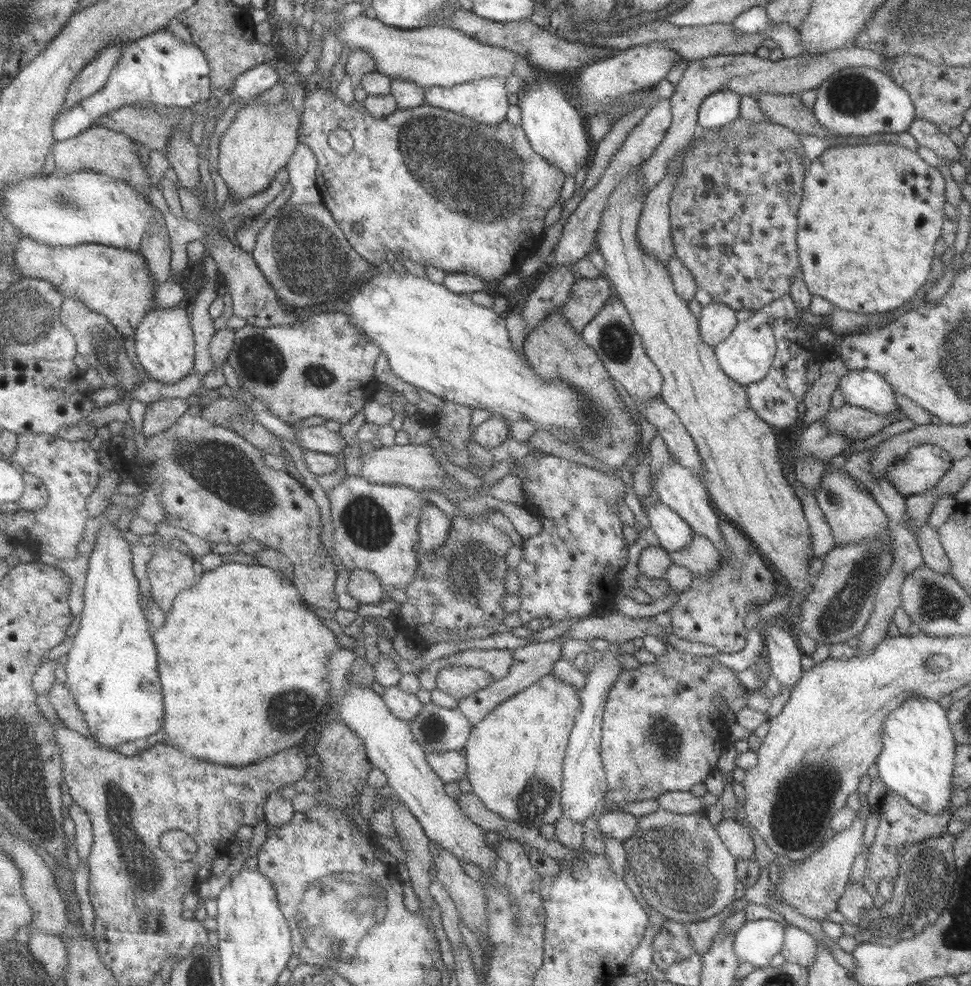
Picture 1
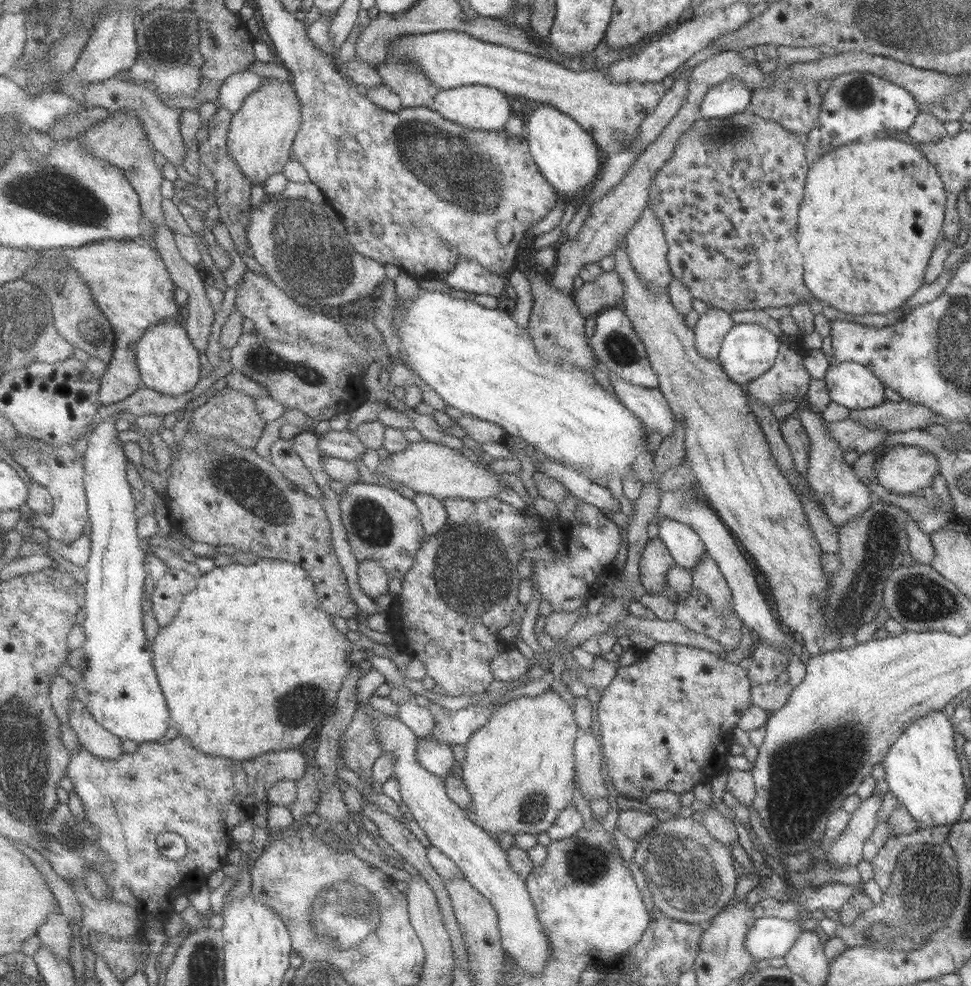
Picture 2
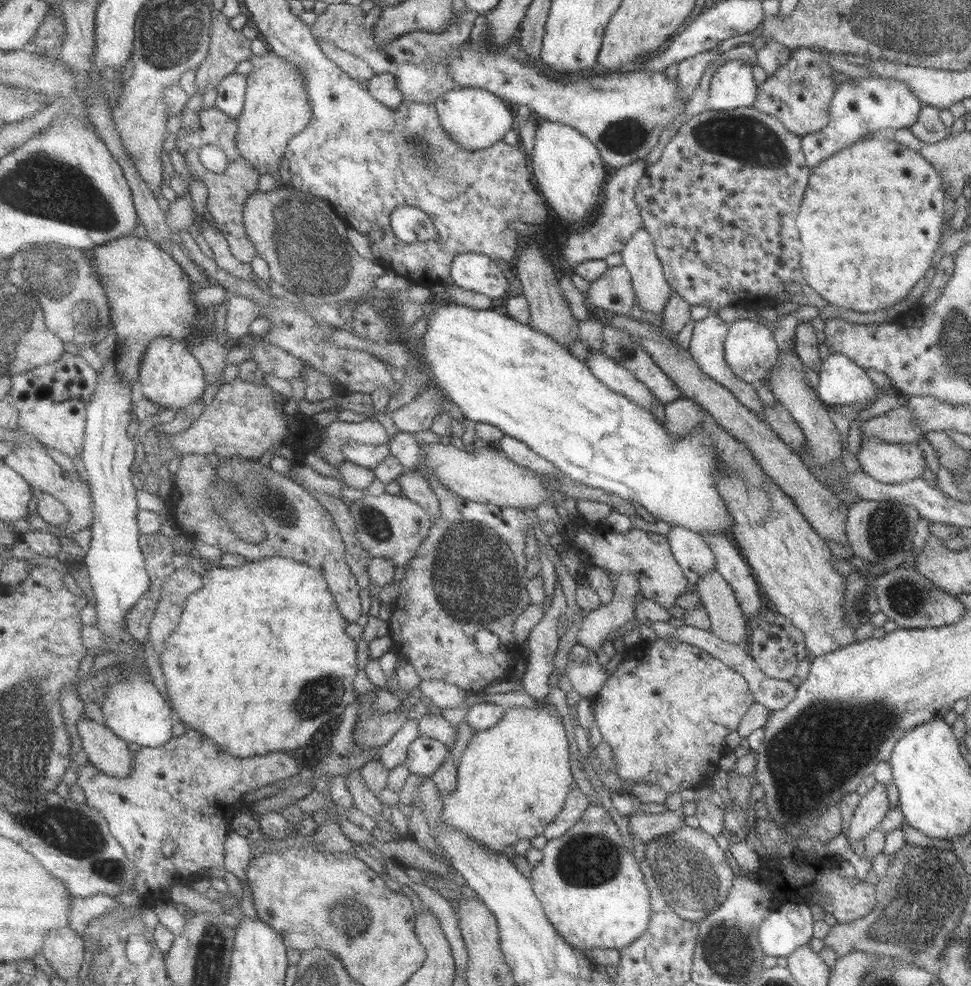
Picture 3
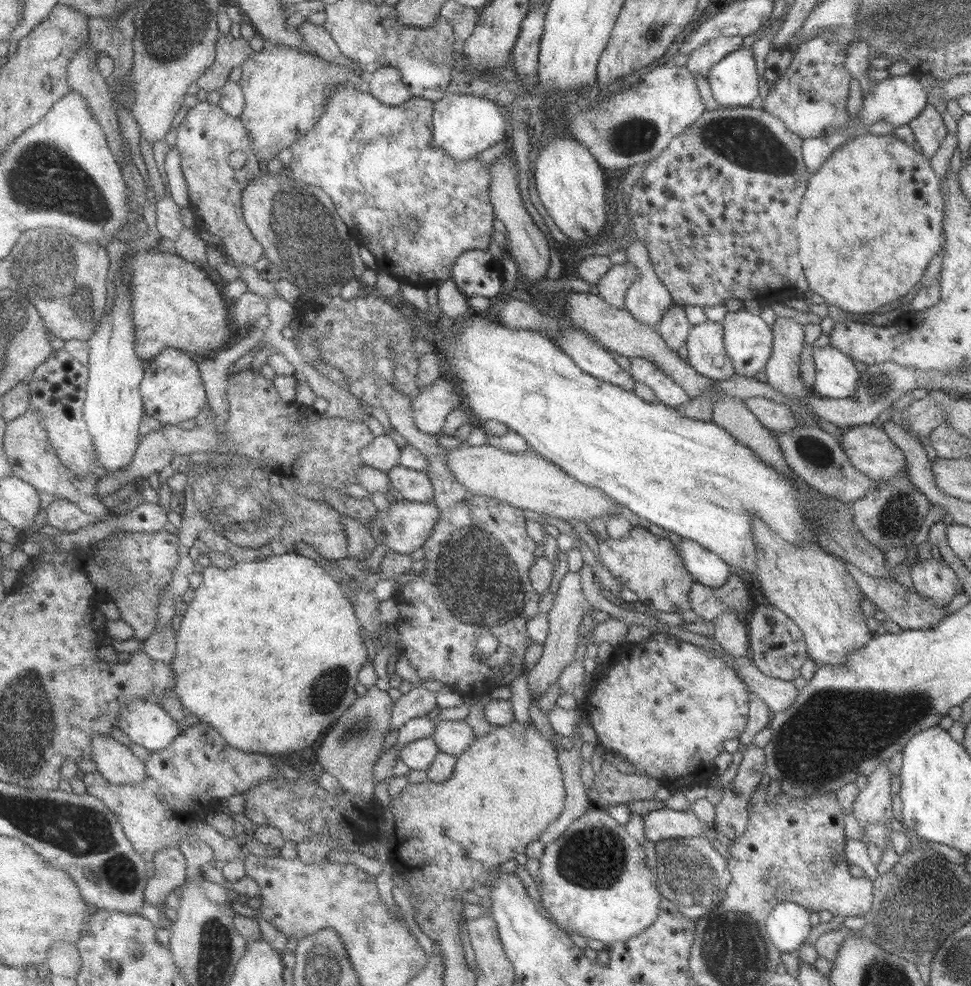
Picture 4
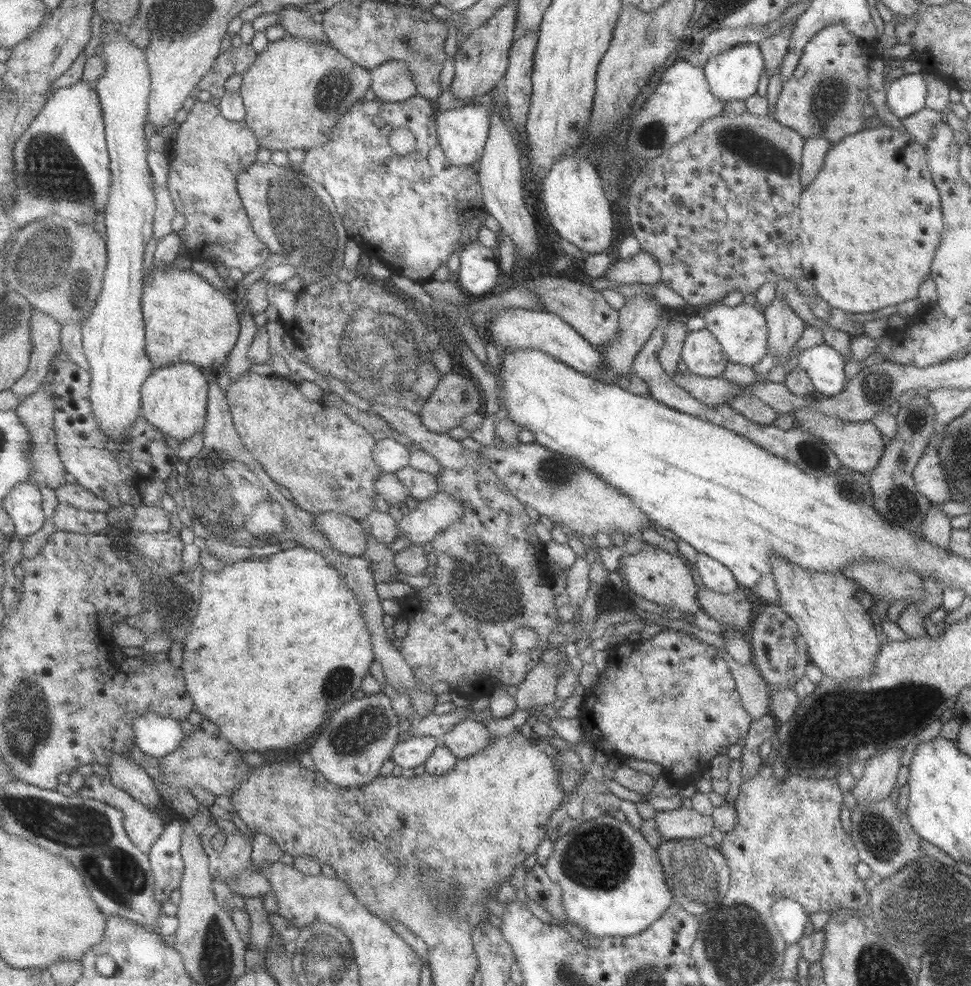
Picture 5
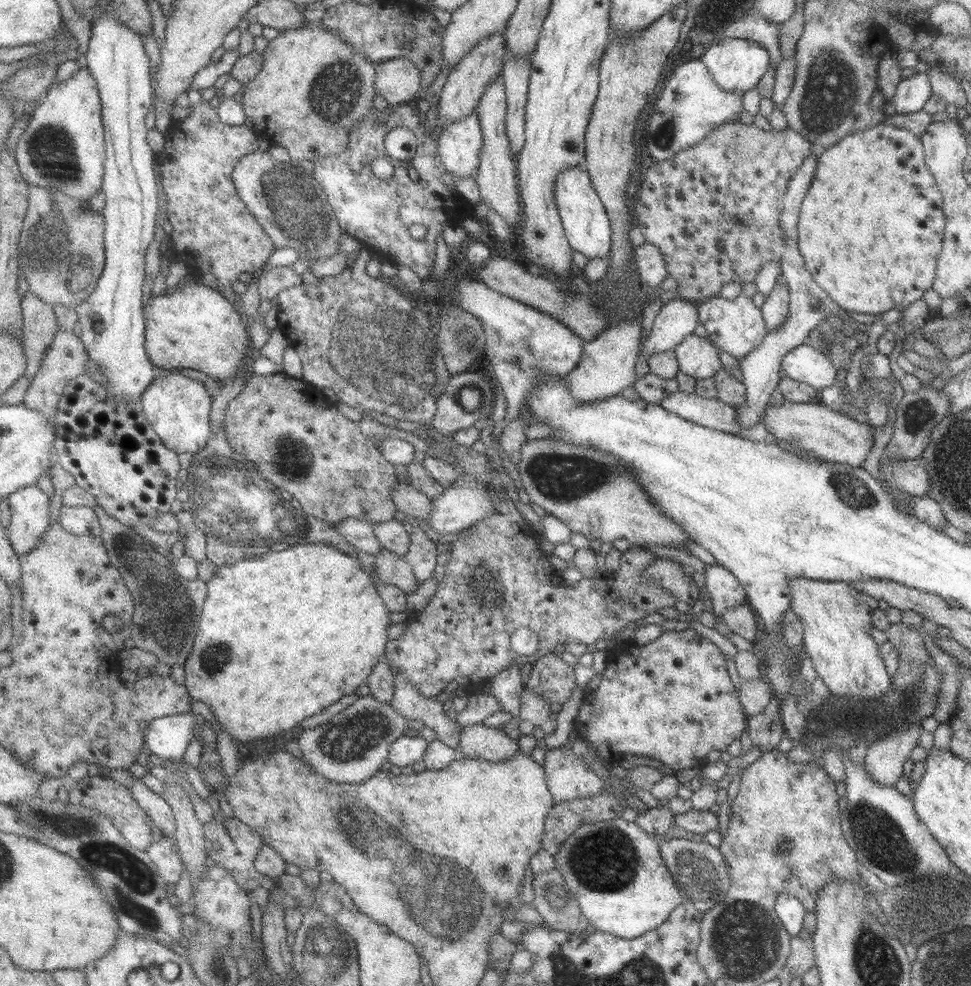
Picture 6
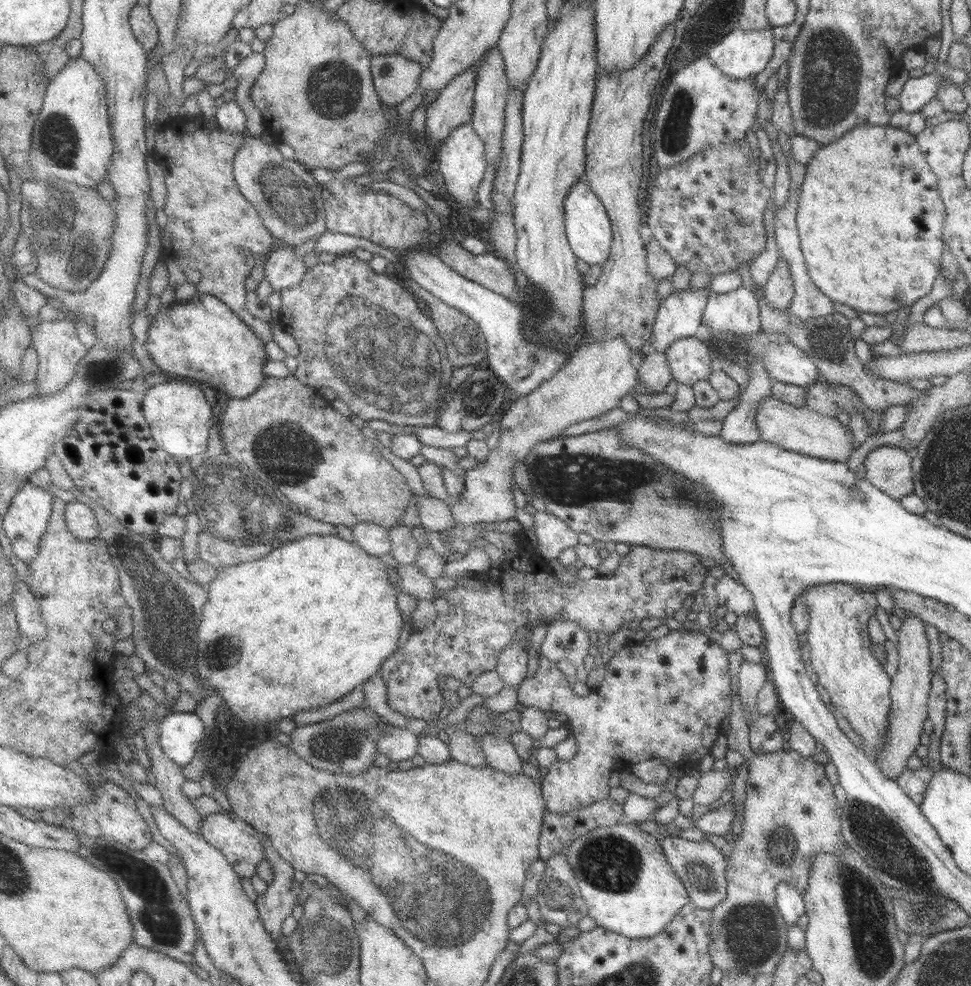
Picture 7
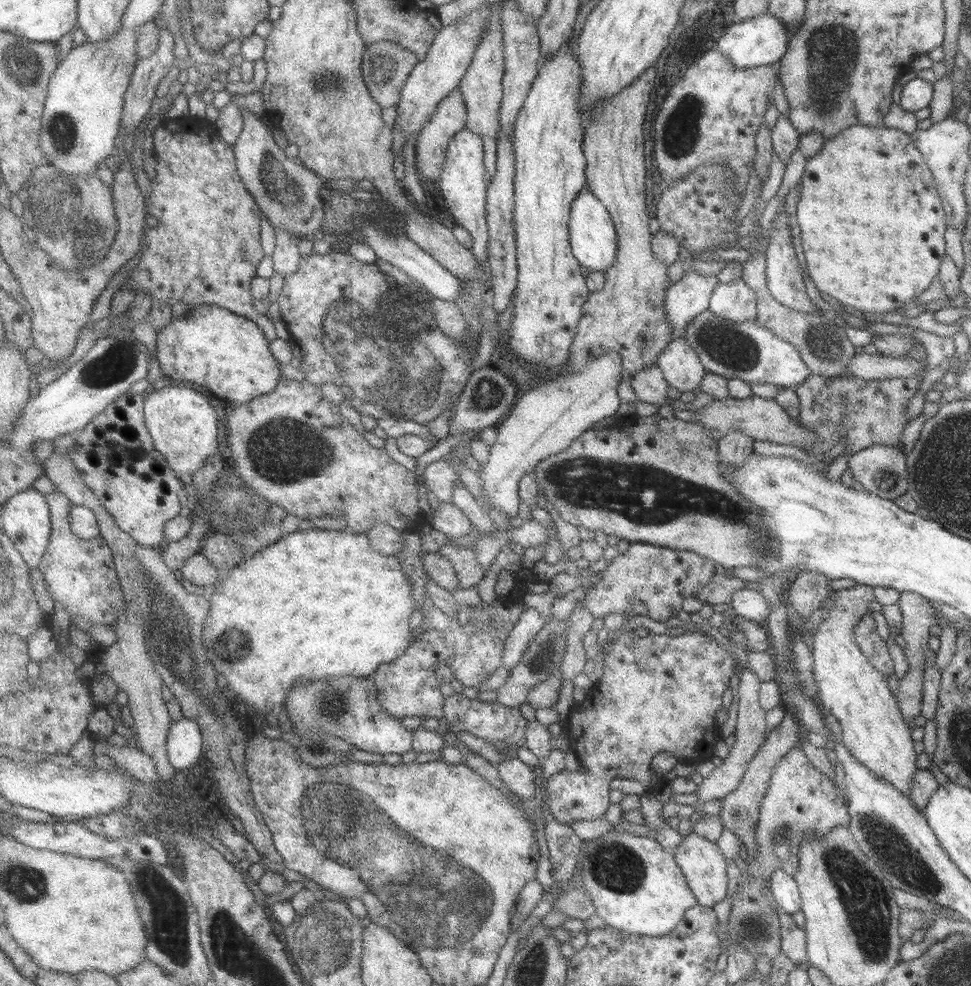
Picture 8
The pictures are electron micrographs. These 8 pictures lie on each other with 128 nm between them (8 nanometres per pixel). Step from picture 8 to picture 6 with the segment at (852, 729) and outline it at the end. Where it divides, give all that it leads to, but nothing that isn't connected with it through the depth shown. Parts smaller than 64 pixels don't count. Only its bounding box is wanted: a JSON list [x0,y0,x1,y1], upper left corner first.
[789,578,891,700]

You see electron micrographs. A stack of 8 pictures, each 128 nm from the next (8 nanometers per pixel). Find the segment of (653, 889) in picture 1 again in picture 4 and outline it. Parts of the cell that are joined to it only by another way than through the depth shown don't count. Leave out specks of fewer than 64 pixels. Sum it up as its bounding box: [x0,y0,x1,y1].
[654,836,732,920]

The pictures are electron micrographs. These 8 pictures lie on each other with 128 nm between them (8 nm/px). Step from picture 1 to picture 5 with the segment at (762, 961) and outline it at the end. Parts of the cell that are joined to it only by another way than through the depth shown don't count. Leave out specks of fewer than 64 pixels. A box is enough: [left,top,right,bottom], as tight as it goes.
[771,898,809,945]

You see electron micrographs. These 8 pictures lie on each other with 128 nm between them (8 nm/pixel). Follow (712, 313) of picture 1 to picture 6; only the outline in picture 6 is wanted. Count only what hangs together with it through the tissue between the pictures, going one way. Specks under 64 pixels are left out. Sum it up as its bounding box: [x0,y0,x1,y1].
[673,334,724,378]

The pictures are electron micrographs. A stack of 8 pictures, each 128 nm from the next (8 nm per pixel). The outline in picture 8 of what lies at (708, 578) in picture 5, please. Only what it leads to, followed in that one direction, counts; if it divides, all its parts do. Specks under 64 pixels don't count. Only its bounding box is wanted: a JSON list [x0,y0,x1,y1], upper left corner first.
[730,588,771,626]

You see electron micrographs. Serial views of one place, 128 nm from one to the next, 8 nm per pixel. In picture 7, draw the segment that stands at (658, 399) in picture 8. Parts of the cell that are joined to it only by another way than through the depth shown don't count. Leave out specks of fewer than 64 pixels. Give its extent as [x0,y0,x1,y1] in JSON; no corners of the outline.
[637,350,673,393]

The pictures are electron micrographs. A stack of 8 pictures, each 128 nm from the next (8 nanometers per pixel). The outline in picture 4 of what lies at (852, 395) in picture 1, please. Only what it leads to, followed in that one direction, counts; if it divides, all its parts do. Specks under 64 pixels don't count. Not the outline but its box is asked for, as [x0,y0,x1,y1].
[812,344,860,399]

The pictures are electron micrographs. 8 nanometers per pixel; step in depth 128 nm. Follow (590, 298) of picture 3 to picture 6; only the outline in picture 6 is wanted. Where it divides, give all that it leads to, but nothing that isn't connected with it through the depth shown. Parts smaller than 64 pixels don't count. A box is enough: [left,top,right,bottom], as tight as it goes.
[636,242,669,290]

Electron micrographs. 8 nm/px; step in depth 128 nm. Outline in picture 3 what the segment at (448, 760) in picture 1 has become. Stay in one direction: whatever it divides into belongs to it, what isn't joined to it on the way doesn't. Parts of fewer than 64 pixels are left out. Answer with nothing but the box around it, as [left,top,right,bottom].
[407,736,451,777]

